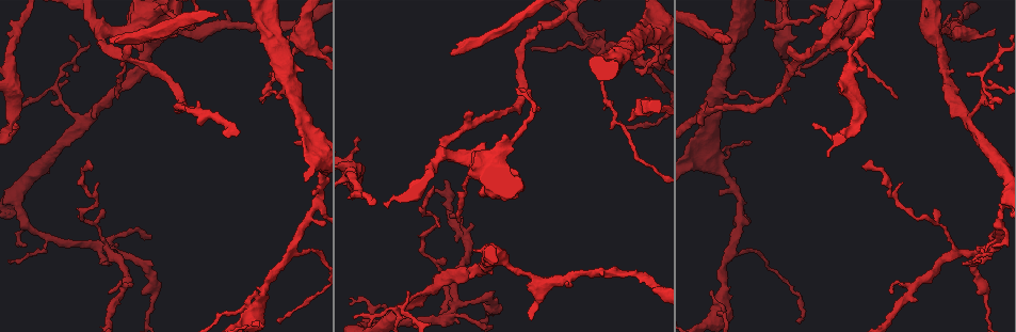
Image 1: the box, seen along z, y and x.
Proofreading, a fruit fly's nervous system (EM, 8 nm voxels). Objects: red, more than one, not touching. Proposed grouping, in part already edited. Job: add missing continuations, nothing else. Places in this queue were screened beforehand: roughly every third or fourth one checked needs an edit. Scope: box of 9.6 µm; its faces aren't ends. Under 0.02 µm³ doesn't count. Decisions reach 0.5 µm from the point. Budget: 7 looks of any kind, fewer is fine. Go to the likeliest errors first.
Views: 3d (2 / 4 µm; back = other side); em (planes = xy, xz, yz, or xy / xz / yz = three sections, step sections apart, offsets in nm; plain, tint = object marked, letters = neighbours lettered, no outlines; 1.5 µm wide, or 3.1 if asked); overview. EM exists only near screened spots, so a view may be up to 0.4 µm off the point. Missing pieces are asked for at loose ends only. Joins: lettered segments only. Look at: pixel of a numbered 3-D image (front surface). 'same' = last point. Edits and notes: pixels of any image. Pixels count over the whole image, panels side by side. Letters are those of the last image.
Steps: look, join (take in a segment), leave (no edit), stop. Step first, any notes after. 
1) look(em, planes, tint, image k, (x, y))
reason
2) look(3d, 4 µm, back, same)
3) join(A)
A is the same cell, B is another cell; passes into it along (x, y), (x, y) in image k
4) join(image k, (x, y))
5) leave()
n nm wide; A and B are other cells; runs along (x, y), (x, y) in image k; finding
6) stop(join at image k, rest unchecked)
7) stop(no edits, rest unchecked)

look(3d, 2 µm, image 1, (288, 37))

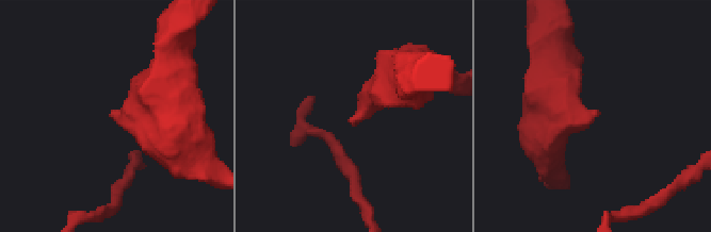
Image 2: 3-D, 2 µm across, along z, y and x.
look(em, xy, step 4, letters, image 2, (350, 122))
need the tissue

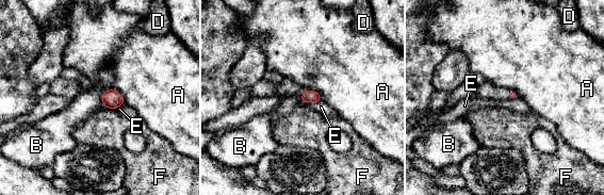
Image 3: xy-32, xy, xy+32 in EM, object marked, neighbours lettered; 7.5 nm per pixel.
look(em, planes, letters, same)

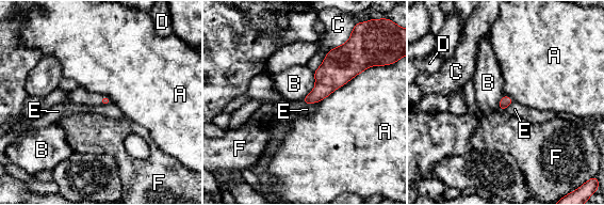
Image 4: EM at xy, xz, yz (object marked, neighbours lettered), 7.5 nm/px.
leave()
A, B, C, D, E and F are other cells; border along (317, 101), (305, 104) in image 4; none of them fits

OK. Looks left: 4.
look(3d, 4 µm, back, image 1, (531, 316))
branch stops here

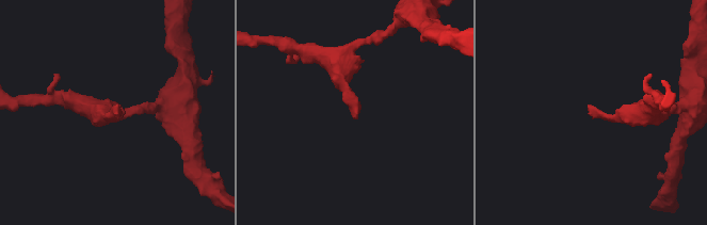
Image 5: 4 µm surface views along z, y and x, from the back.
look(em, planes, tint, image 5, (116, 105))

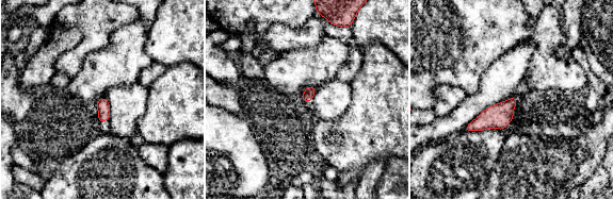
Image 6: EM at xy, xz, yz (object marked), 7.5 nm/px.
look(em, planes, letters, same)

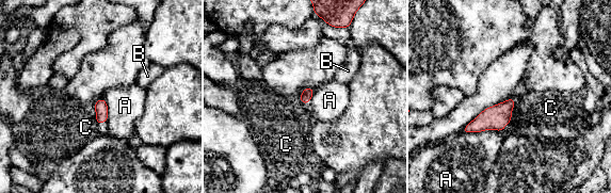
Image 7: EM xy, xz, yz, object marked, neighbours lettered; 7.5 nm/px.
leave()
A, B and C are other cells; no lettered segment goes on from it

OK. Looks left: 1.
look(em, planes, letters, image 1, (458, 219))
long arm stops here

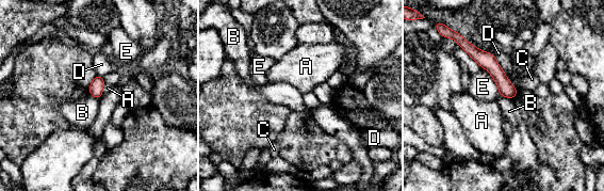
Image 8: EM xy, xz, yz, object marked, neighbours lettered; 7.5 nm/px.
leave()
D touches over 300 nm; A, B, C, D and E are other cells; border along (104, 82), (102, 95) in image 8; none of them fits

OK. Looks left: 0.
stop(no edits, rest unchecked)

